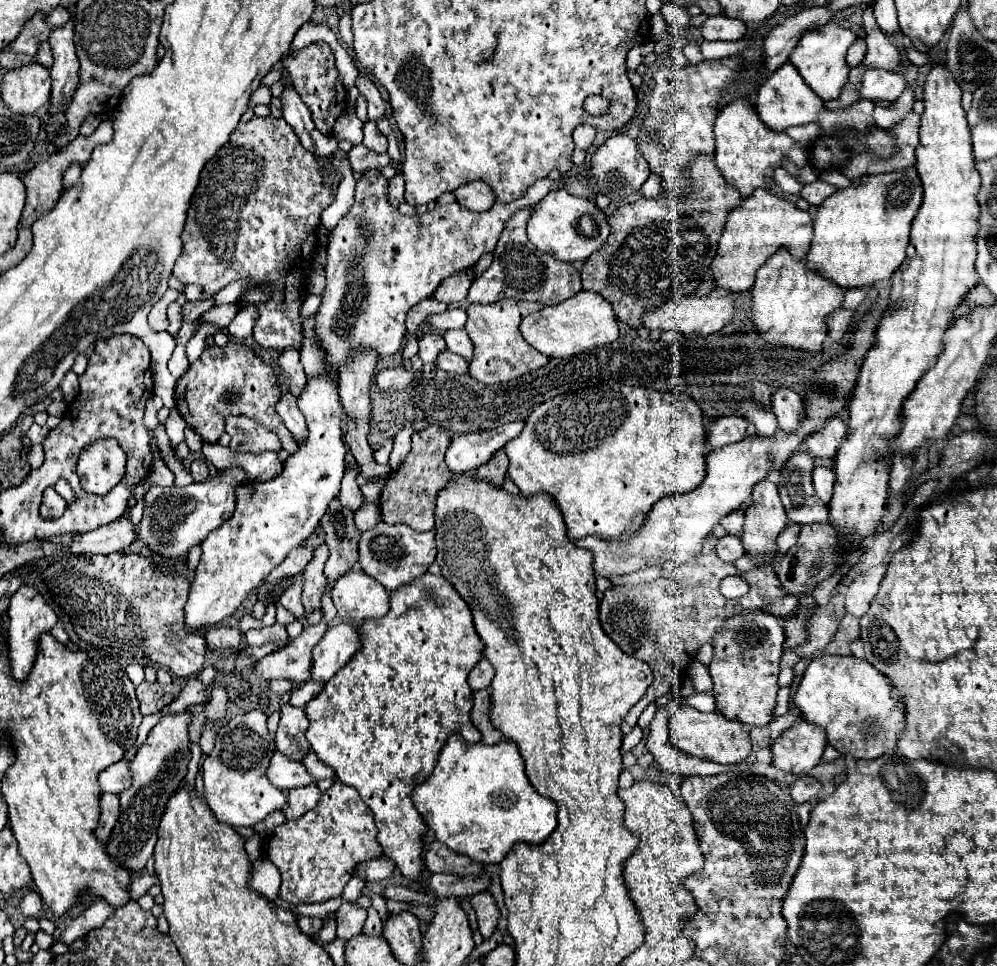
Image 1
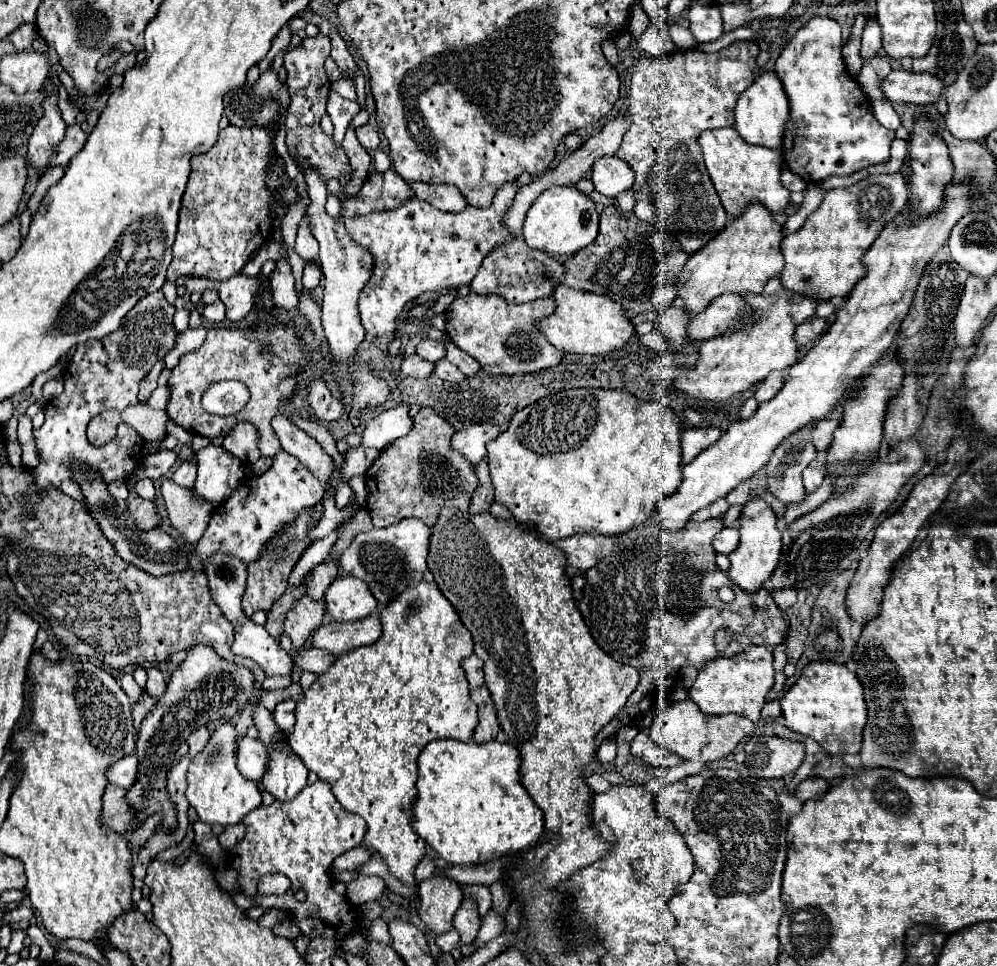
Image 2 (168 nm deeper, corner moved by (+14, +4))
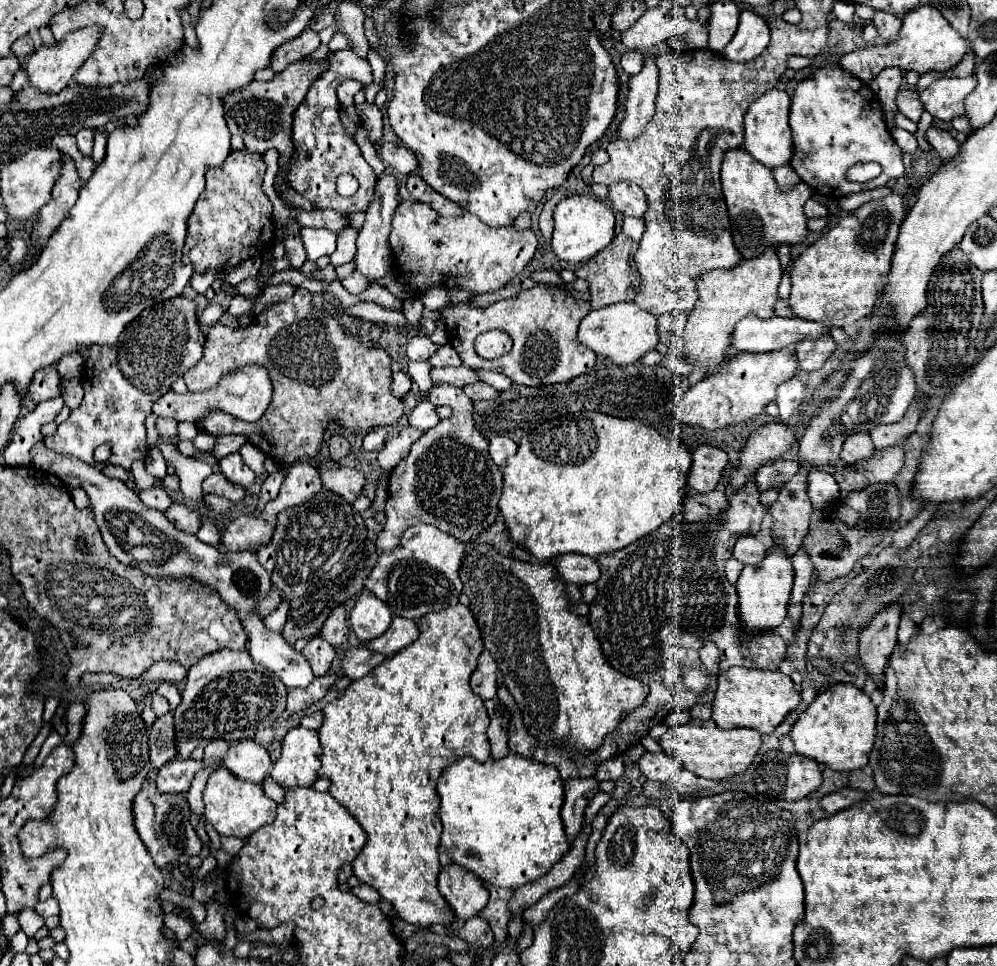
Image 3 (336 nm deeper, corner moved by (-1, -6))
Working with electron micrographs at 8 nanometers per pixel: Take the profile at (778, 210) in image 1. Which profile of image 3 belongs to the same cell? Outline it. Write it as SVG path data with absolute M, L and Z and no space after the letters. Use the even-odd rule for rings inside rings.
M772 246L764 250L764 254L756 258L742 258L732 270L710 270L696 278L698 302L696 308L690 310L686 330L682 334L684 354L692 364L704 366L706 372L716 372L722 360L726 358L726 350L730 346L730 334L736 322L748 314L756 314L760 318L774 316L774 302L778 300L778 284L782 278L782 266L778 258L778 248Z

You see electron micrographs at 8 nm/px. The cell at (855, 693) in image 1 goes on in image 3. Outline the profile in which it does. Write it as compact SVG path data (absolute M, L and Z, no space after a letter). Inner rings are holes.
M832 684L800 714L796 724L790 730L790 738L796 746L796 752L824 762L832 770L850 772L860 770L868 764L868 756L874 746L876 736L876 706L870 696L860 690L856 684Z

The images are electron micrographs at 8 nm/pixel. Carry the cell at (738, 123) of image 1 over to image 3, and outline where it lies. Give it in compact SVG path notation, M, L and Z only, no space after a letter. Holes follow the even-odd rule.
M728 150L722 162L722 192L728 204L730 224L734 242L744 258L752 258L764 252L766 246L798 244L806 236L806 216L804 204L814 194L806 184L796 184L790 190L780 190L774 180L772 168L756 162L746 150Z

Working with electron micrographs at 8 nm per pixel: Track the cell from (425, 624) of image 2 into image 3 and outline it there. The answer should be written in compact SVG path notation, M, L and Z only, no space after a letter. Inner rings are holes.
M448 606L446 610L426 614L416 624L420 630L416 642L386 658L362 680L354 680L336 700L324 706L324 722L318 730L322 754L318 758L322 762L320 776L330 780L330 796L348 808L368 834L366 846L352 862L354 876L376 888L396 908L402 920L426 928L430 924L448 926L454 920L450 906L436 886L440 872L438 840L442 834L436 780L442 768L456 758L472 756L478 762L490 758L486 738L490 720L484 702L470 688L470 676L476 670L484 646L468 606Z

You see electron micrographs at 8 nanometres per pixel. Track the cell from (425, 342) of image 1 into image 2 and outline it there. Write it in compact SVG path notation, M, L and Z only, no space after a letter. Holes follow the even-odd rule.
M423 338L419 344L417 344L417 354L423 358L423 360L429 360L429 362L437 362L441 358L445 358L445 344L443 342L433 342L433 340L427 340Z

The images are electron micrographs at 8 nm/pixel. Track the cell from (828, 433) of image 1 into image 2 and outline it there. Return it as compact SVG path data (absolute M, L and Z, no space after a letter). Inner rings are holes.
M827 418L827 420L821 420L821 422L813 428L813 442L815 442L815 448L817 448L819 452L827 452L827 450L829 450L829 444L831 444L831 440L833 440L833 432L835 432L837 426L839 426L837 420Z

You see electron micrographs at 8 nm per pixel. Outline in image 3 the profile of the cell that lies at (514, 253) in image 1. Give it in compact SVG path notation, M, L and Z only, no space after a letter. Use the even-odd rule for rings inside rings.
M652 56L644 60L642 72L632 76L628 86L630 92L626 100L626 116L620 124L620 136L624 140L638 138L644 132L644 126L648 126L648 122L652 120L658 92L658 70L652 62Z

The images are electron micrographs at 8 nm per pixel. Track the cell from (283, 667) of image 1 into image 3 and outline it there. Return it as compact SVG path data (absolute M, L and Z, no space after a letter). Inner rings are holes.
M358 646L358 648L350 648L342 654L340 658L340 672L344 676L348 676L350 680L358 680L358 678L364 678L374 666L378 666L386 656L384 654L376 654L376 652L370 652L368 648L364 646Z

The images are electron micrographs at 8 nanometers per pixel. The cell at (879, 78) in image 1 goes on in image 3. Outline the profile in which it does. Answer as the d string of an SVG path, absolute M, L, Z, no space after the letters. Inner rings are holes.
M940 78L934 86L918 92L924 110L938 120L952 120L964 114L962 100L976 88L976 78Z

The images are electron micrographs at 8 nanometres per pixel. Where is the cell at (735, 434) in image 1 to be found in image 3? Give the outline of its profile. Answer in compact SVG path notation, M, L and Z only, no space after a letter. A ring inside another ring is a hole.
M700 444L692 452L692 468L688 486L696 492L710 492L722 486L722 472L728 466L728 456L722 448Z

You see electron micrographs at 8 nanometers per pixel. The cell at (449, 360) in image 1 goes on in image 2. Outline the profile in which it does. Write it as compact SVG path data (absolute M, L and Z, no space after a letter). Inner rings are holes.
M447 358L437 362L435 376L439 376L441 380L449 380L449 382L461 382L461 380L465 380L465 378L467 378L467 376L465 376L459 368L455 368Z

